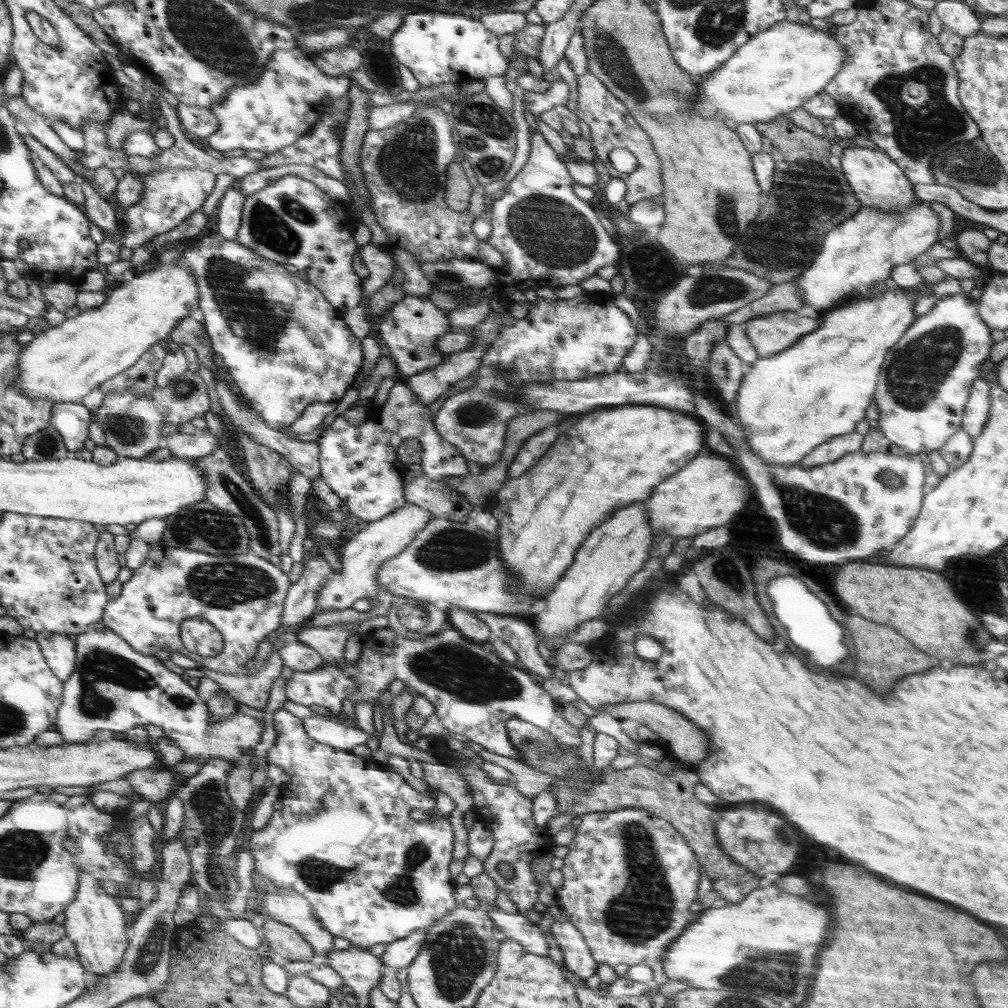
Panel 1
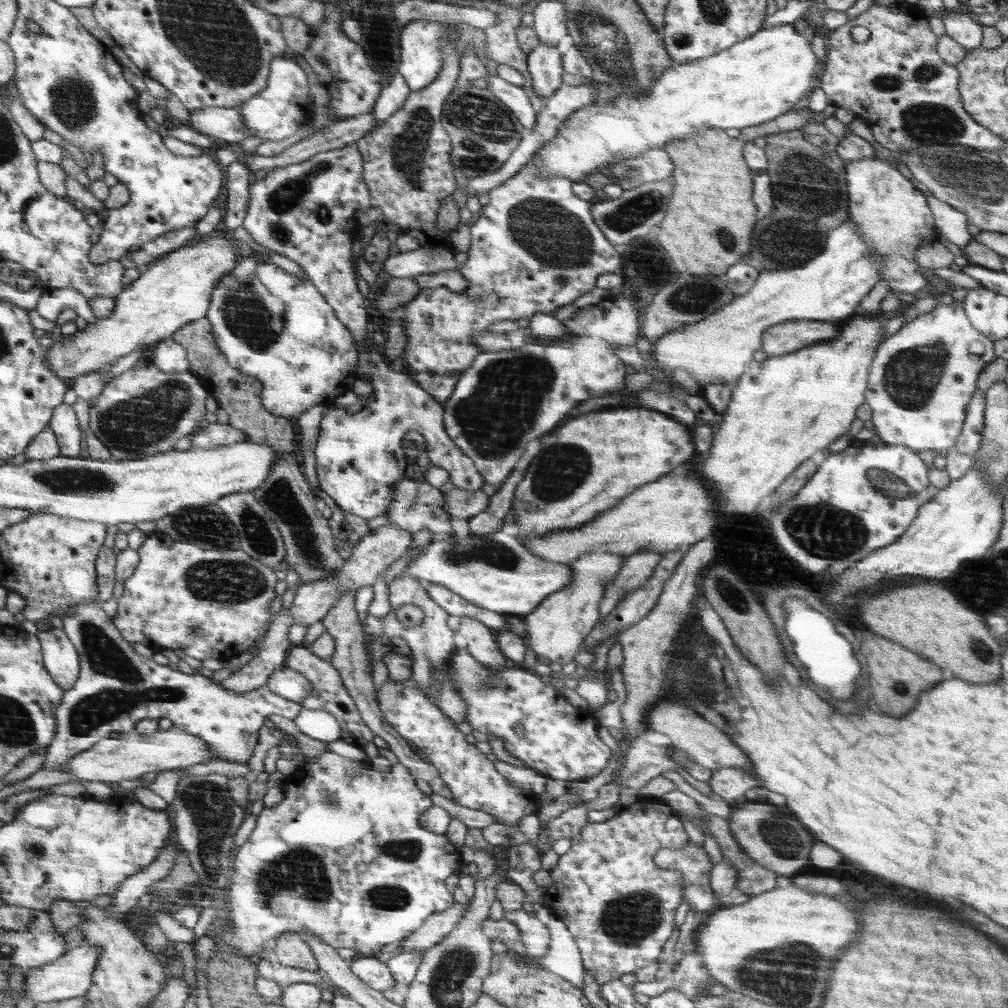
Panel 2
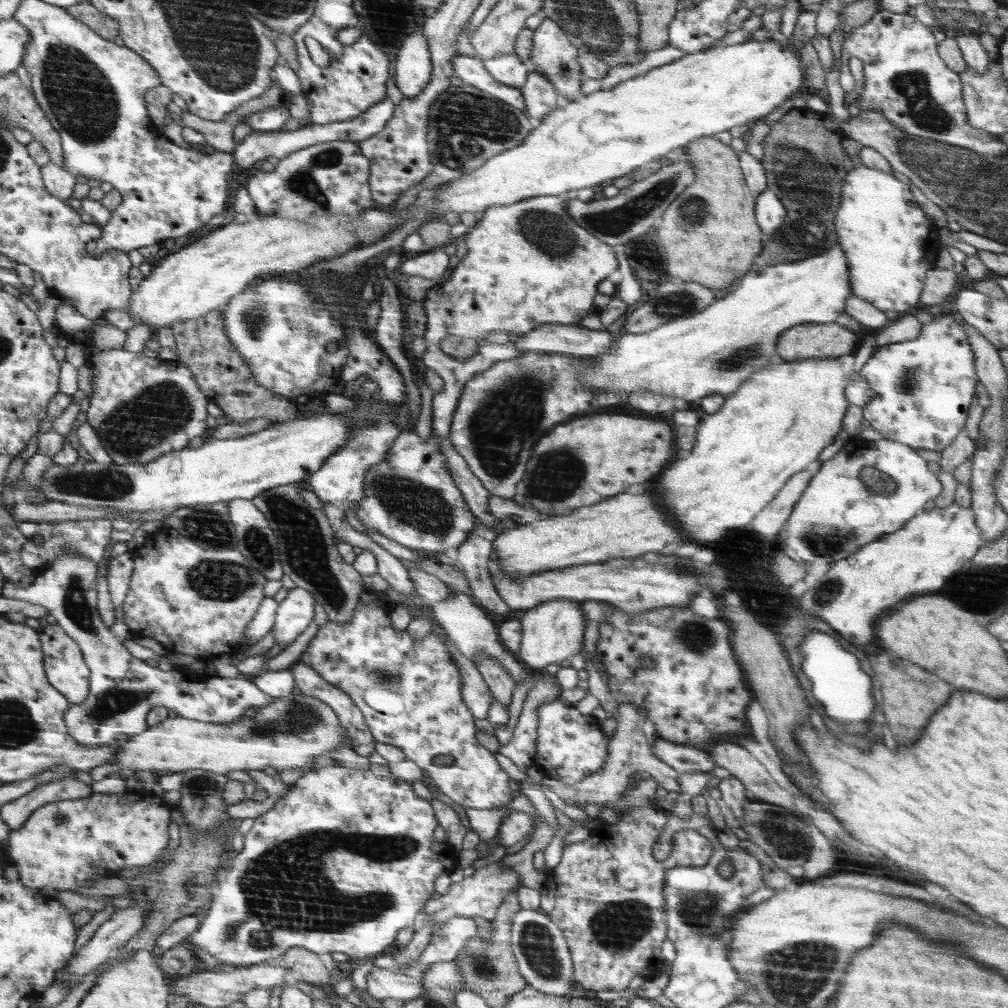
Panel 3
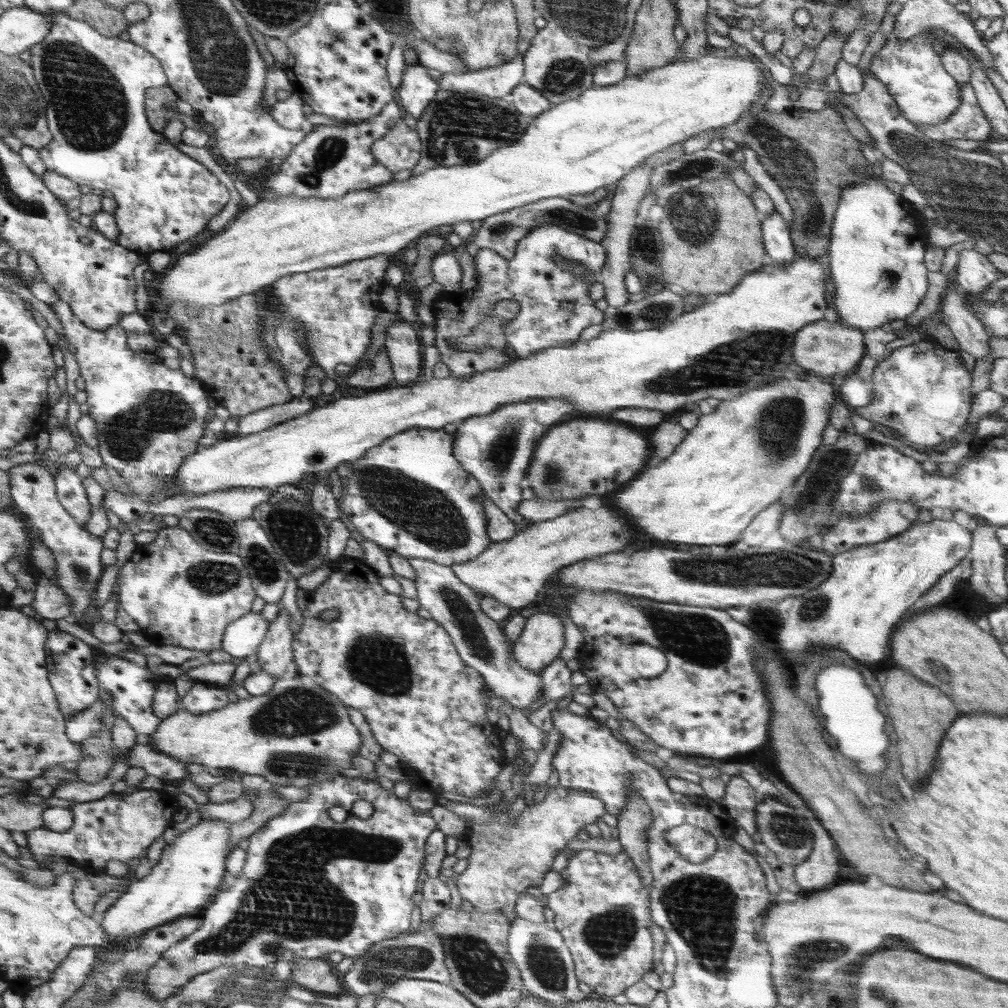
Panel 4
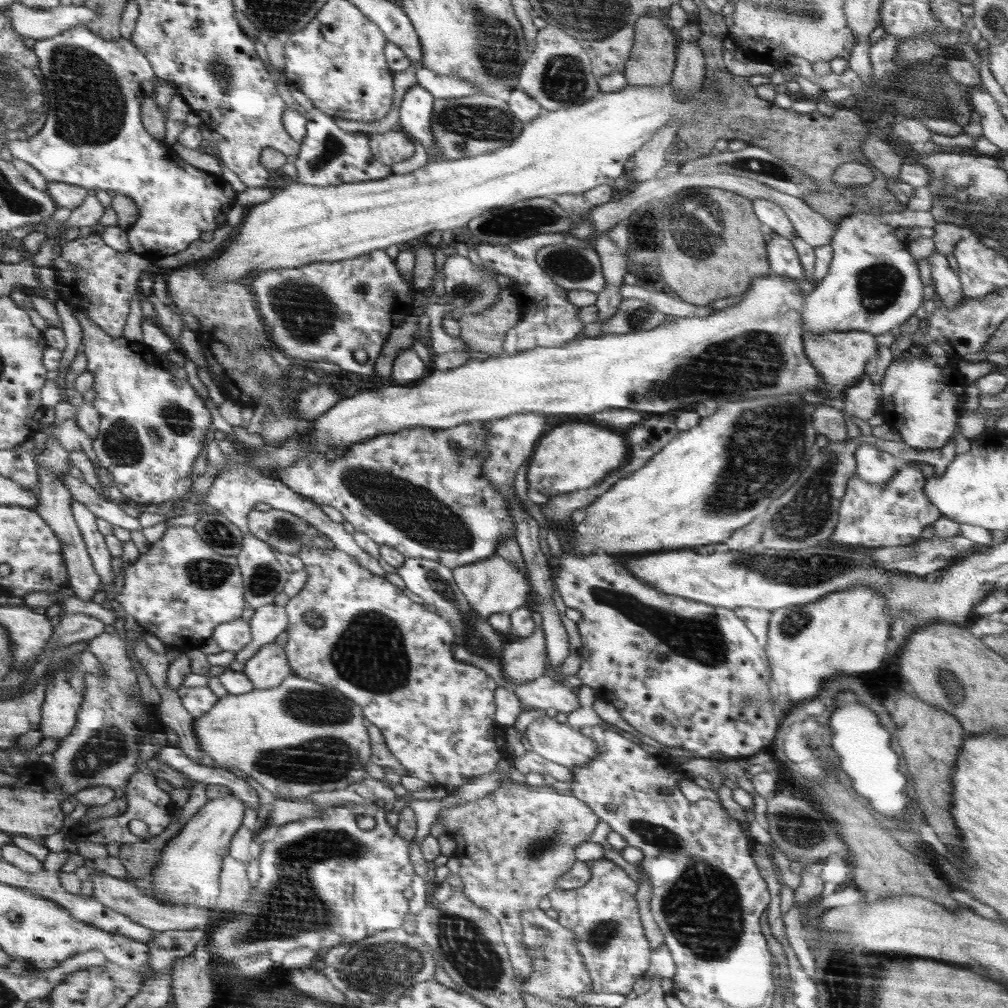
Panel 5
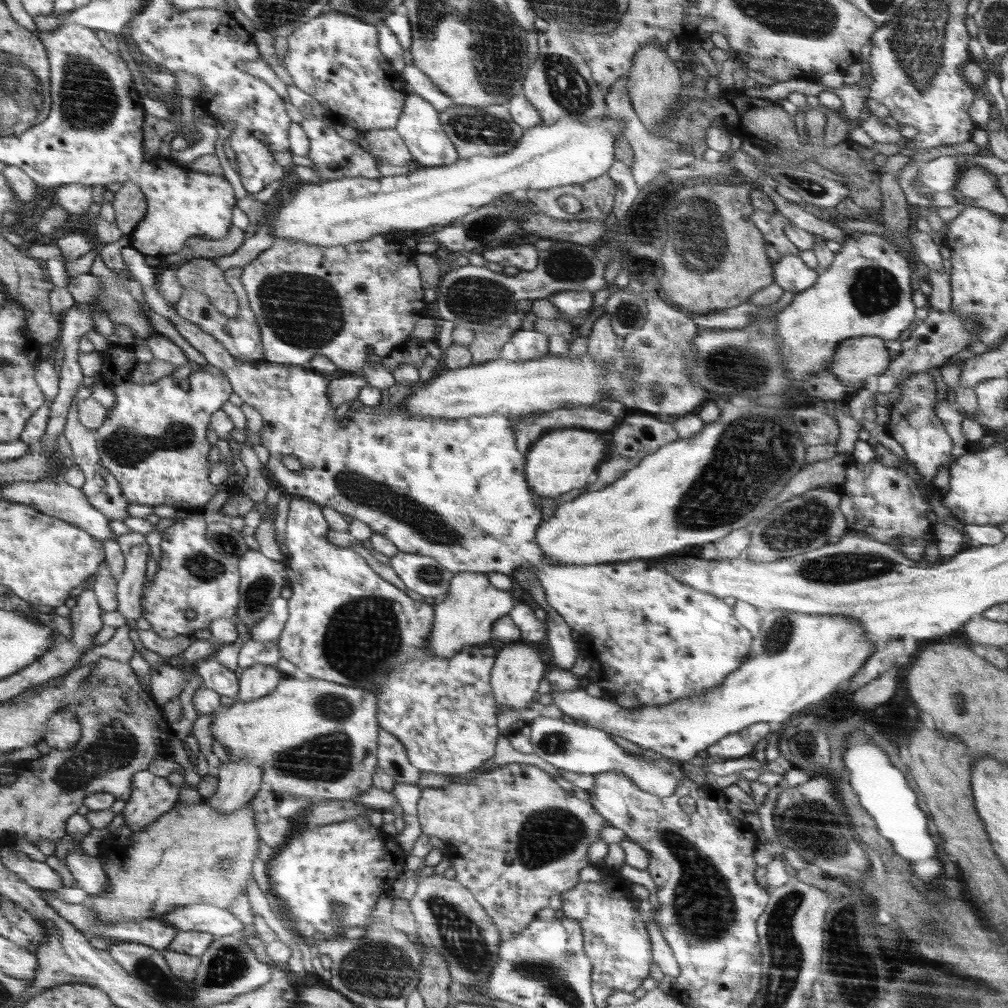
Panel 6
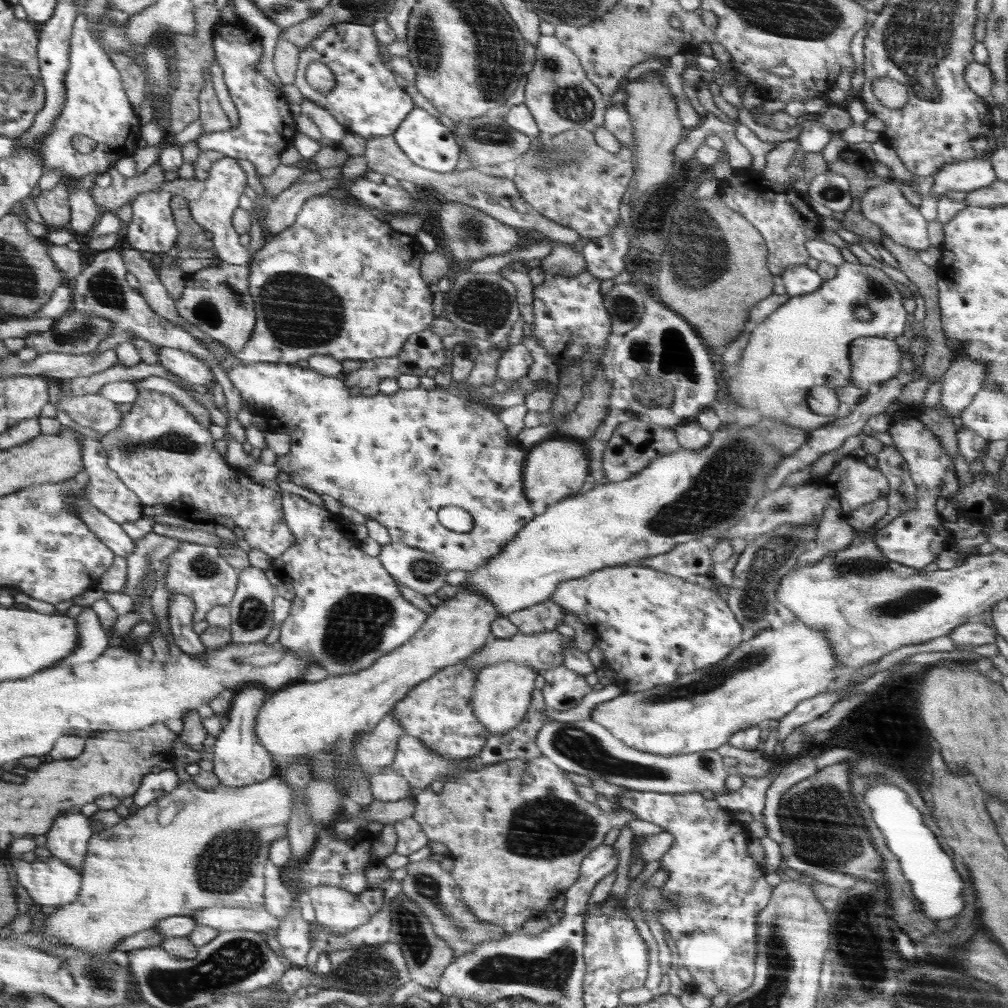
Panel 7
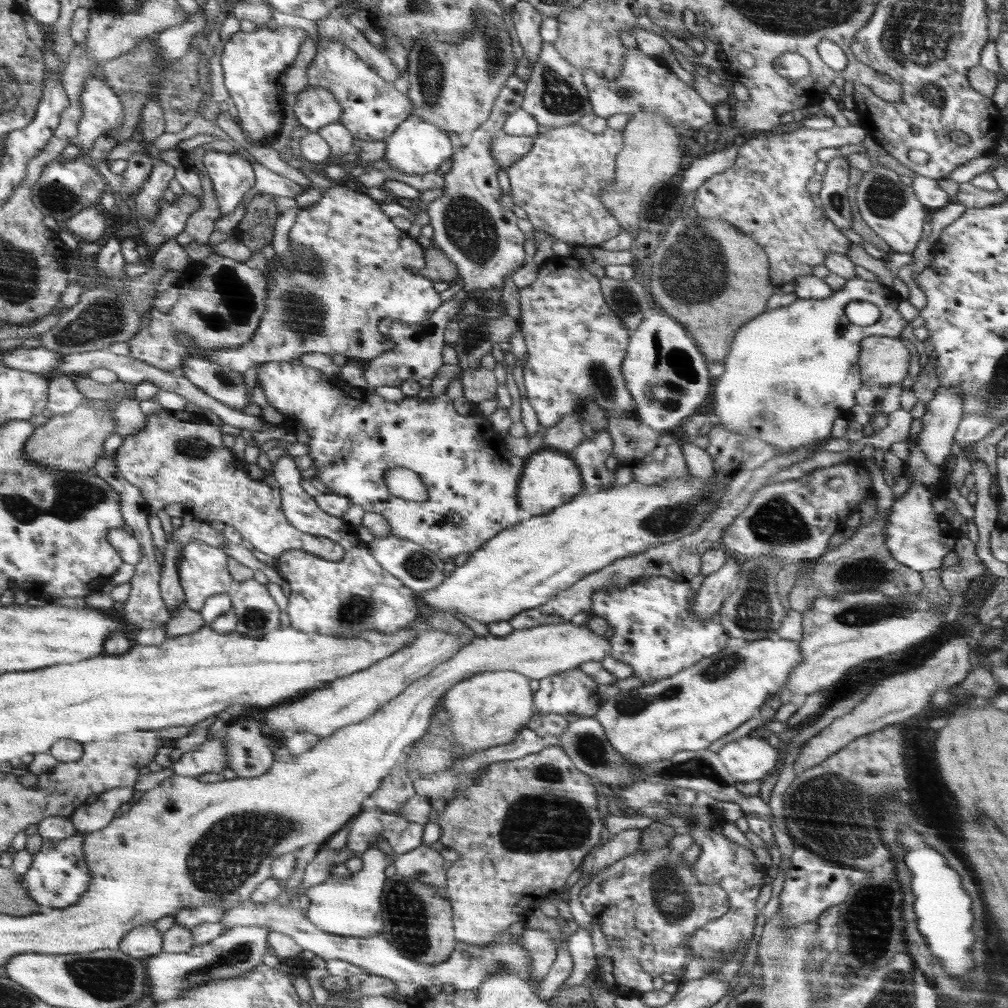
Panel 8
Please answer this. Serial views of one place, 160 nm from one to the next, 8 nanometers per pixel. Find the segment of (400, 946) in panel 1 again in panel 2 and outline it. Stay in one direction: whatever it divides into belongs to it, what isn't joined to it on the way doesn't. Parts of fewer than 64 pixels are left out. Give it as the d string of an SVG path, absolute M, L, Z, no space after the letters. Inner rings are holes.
M453 904L447 910L442 912L435 912L429 916L423 926L416 931L412 931L407 936L406 940L403 940L403 944L400 947L404 950L424 950L434 947L450 934L451 930L456 926L456 923L460 922L463 918L463 914L469 909L469 904L466 907L462 905Z

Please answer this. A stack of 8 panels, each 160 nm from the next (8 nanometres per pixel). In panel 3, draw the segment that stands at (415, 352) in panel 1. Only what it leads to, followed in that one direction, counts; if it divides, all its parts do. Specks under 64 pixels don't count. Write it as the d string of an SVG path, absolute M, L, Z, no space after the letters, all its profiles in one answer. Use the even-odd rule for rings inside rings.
M463 51L458 54L456 58L453 58L453 62L451 63L455 68L455 76L460 78L464 83L475 86L519 108L524 113L527 112L522 91L496 80L486 68L484 68L482 59L473 55L473 53ZM566 196L531 197L516 204L496 204L488 208L476 226L462 237L466 254L452 270L446 284L432 287L421 301L426 323L423 332L426 350L422 356L422 364L441 376L445 384L443 391L436 393L432 401L432 432L443 437L449 438L451 435L452 419L464 385L474 378L477 372L488 370L494 362L510 360L524 352L514 346L513 340L506 344L496 344L483 339L485 336L495 330L505 330L515 339L546 323L576 325L580 324L581 318L587 313L592 312L600 316L600 310L594 307L593 298L599 292L599 284L618 268L614 247L592 236L568 216L568 212L564 210ZM454 335L476 341L478 350L467 359L445 353L440 344L447 336Z

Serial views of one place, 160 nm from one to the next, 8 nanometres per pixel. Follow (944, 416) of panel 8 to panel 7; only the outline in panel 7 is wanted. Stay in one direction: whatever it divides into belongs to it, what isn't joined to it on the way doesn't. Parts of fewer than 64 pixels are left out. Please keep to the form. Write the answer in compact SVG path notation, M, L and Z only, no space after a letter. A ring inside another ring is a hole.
M954 358L942 382L940 402L948 418L960 416L976 393L983 388L987 368L982 359Z

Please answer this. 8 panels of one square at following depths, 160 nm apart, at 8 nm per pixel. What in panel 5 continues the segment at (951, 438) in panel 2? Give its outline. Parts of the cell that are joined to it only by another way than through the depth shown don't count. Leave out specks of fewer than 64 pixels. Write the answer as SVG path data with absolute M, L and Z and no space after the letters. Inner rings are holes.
M909 353L901 359L894 358L886 369L881 381L880 400L881 414L892 427L894 427L902 441L915 449L937 449L942 448L954 435L957 428L957 420L964 409L965 387L967 379L959 372L943 368L928 357L914 357Z

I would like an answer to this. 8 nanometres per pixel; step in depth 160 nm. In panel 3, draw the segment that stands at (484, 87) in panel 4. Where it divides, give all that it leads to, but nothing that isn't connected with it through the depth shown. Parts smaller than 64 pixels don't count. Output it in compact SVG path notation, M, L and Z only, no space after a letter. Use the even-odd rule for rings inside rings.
M514 52L484 59L484 68L496 79L519 89L527 82L530 67Z

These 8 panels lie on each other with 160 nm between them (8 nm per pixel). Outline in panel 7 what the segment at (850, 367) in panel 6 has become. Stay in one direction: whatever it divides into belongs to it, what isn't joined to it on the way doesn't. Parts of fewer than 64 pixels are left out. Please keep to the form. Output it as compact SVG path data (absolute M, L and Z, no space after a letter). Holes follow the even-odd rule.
M860 337L851 342L849 359L853 385L869 391L900 372L900 346L884 337Z

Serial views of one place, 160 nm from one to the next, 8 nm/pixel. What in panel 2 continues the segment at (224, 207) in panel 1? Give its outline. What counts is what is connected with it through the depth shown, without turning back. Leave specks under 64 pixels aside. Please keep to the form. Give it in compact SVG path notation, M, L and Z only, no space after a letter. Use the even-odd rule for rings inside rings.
M242 160L228 166L228 184L226 184L226 202L228 208L226 216L223 217L221 229L234 230L243 225L243 221L247 217L247 210L251 204L251 184L254 176Z

